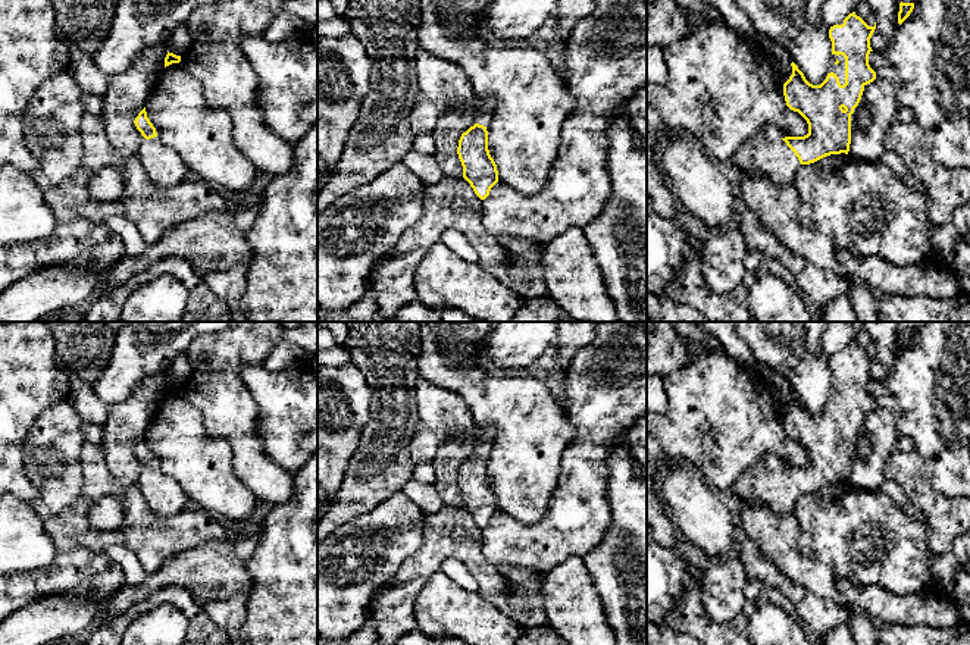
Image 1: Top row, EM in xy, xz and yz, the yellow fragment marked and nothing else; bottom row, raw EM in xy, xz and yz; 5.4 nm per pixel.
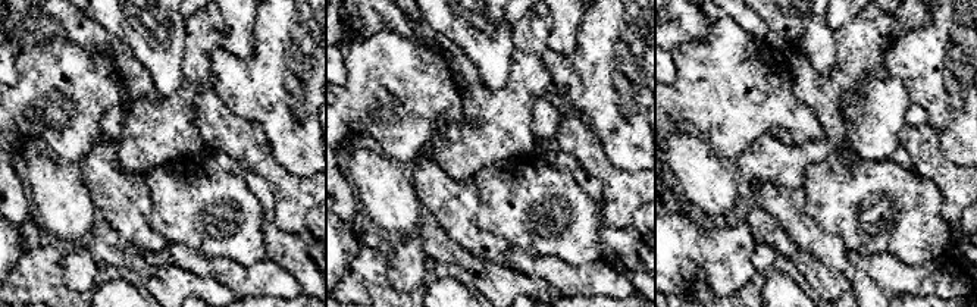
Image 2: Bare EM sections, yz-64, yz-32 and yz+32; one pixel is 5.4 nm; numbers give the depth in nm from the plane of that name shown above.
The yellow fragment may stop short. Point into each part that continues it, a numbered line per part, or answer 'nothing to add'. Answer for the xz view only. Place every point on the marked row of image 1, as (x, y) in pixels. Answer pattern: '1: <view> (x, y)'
1: xz (485, 106)

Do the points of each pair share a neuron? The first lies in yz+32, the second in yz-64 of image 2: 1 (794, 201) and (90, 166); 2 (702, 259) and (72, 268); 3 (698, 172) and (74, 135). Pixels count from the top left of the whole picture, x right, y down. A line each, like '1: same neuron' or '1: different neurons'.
1: same neuron
2: same neuron
3: different neurons

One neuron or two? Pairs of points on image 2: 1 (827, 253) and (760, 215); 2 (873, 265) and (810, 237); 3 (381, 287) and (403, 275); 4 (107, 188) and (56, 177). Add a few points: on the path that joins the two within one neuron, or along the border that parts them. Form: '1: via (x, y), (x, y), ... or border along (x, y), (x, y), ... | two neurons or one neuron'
1: border along (757, 206), (808, 251) | two neurons
2: border along (846, 251), (846, 259), (871, 279) | two neurons
3: border along (384, 248), (388, 282), (400, 291) | two neurons
4: border along (80, 177), (99, 212) | two neurons

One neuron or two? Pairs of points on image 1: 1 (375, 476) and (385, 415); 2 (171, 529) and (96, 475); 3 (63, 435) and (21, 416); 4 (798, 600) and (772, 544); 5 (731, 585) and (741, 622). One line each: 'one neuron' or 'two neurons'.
1: one neuron
2: one neuron
3: two neurons
4: two neurons
5: two neurons

